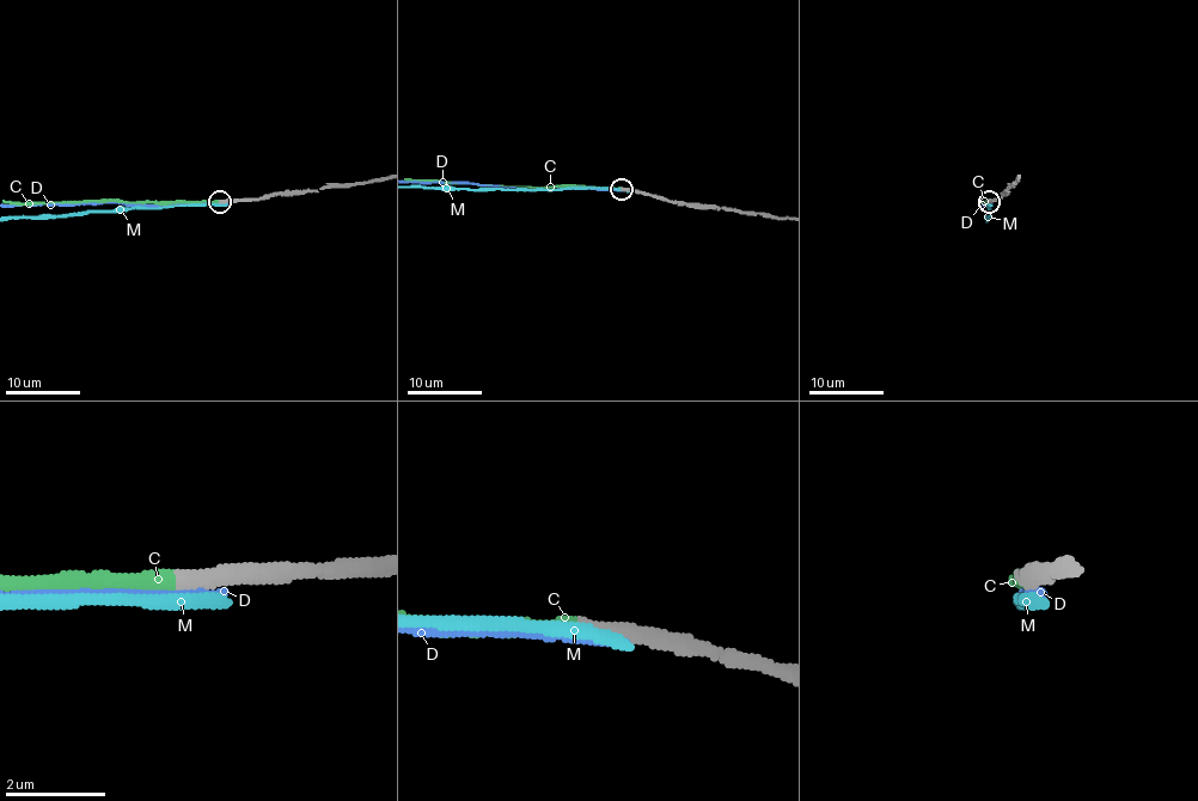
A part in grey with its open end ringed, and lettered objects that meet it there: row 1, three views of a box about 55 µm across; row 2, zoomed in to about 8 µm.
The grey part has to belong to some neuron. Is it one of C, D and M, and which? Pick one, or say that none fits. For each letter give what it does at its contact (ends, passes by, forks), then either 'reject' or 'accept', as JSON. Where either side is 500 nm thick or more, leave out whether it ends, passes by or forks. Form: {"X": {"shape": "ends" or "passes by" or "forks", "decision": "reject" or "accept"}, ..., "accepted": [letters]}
{"C": {"shape": "ends", "decision": "accept"}, "D": {"shape": "ends", "decision": "reject"}, "M": {"shape": "ends", "decision": "reject"}, "accepted": ["C"]}

